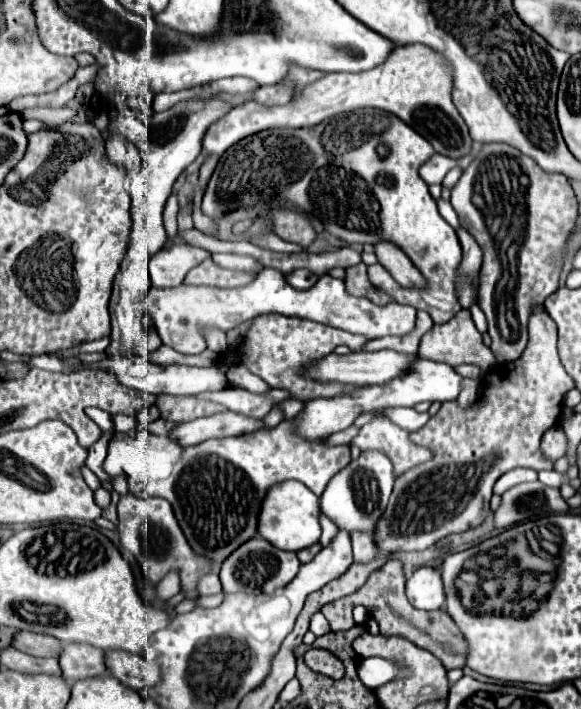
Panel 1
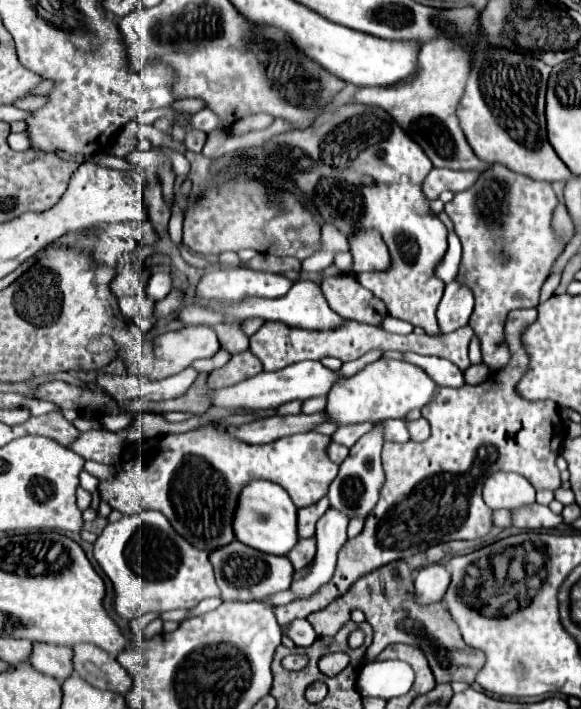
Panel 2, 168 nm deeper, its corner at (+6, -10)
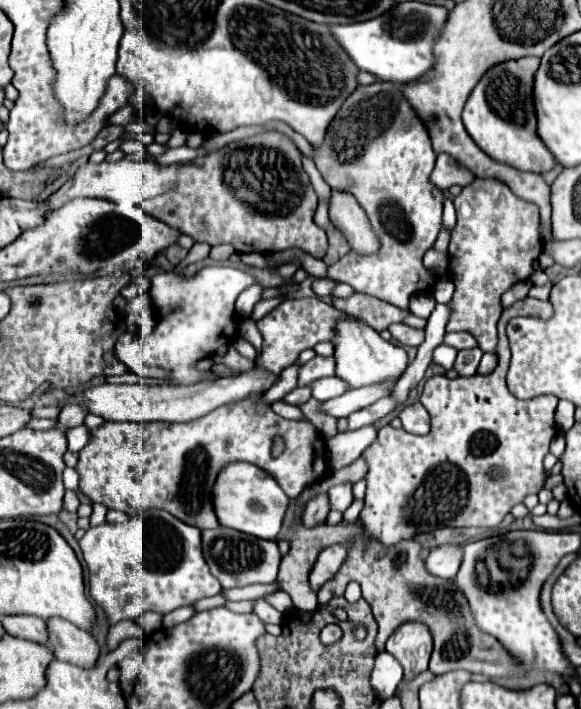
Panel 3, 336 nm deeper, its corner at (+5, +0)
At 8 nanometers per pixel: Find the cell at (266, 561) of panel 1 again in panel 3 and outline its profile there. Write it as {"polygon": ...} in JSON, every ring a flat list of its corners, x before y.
{"polygon":[[215,528,203,532,203,554,211,568,211,574,221,582,223,588,237,588,247,584,269,584,277,580,281,552,277,542,261,540,233,528]]}

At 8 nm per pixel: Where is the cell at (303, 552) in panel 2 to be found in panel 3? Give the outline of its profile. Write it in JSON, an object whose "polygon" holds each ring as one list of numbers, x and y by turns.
{"polygon":[[321,494,307,502,301,520,307,528,315,528,327,520,327,514,329,514,329,498,327,494]]}

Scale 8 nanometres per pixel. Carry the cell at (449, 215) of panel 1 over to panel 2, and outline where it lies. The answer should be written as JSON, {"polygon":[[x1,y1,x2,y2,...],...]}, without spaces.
{"polygon":[[454,232,448,234,448,250,444,254,444,258,436,264,434,274,444,282,450,284,456,274,458,274,458,264,460,264,460,240]]}

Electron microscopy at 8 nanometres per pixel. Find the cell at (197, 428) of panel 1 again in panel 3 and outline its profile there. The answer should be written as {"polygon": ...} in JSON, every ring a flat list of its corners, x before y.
{"polygon":[[379,384,379,386,365,386,359,390,347,390,345,394,331,398,327,402,321,402,321,412,329,414,333,418,347,418,351,412,357,412,357,408,365,408,373,402,377,402,383,396,389,396,393,390,393,384]]}

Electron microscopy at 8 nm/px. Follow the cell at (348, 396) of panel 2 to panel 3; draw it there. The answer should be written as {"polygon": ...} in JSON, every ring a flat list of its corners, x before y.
{"polygon":[[343,320,337,324,335,344,335,374,349,384,349,390,363,388,369,384,383,384,395,382,409,366,409,356,401,346,395,346,379,336,377,330,371,326,357,322,357,320]]}

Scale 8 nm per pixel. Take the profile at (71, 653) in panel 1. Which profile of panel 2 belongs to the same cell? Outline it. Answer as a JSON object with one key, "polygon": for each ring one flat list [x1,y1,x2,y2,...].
{"polygon":[[34,642,32,654,30,654,30,664,36,670,40,670,48,676,54,676,58,682,62,682,64,678,68,678,74,672,74,668,72,668,72,648]]}

